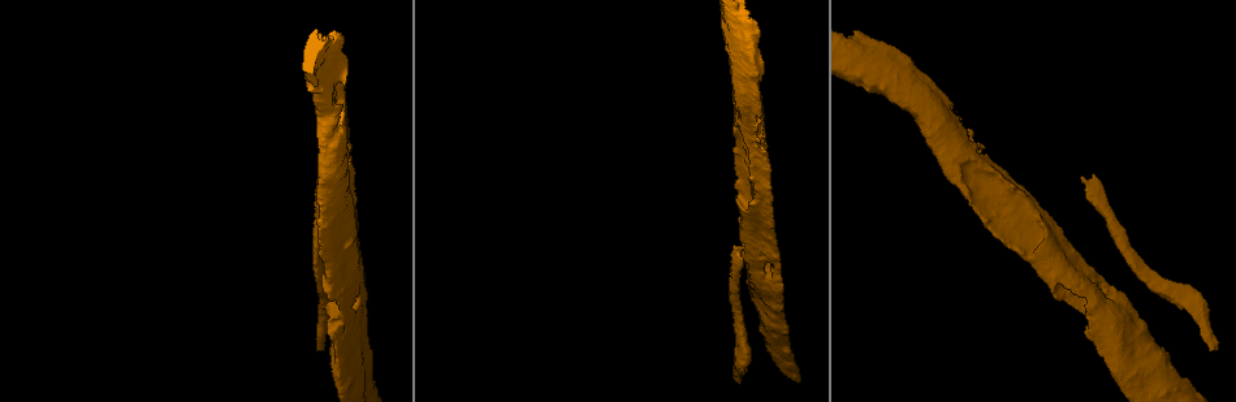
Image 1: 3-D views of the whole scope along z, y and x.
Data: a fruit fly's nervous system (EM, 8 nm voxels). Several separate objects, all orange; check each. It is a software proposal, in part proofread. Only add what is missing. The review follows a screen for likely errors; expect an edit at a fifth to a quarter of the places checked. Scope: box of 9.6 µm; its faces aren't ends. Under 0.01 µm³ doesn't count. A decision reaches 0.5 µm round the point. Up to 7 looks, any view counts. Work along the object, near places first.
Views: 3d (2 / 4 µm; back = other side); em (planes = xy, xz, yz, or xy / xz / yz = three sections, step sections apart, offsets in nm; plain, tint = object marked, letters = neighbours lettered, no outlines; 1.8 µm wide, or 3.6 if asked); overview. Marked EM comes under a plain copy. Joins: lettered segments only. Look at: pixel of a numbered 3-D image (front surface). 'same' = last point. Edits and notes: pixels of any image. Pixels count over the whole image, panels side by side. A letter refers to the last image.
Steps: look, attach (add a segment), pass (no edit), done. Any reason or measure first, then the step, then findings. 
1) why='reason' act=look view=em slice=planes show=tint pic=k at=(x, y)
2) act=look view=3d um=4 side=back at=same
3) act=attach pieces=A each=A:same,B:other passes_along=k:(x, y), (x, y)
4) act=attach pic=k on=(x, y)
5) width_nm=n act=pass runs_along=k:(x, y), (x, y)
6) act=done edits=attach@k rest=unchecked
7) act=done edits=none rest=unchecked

why='an open end' act=look view=3d um=2 pic=1 at=(1082, 178)

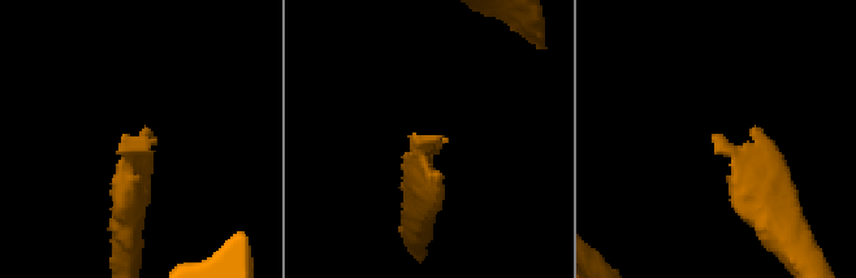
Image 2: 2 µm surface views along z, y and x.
why='shape alone is not enough' act=look view=em slice=planes show=letters pic=2 at=(146, 141)

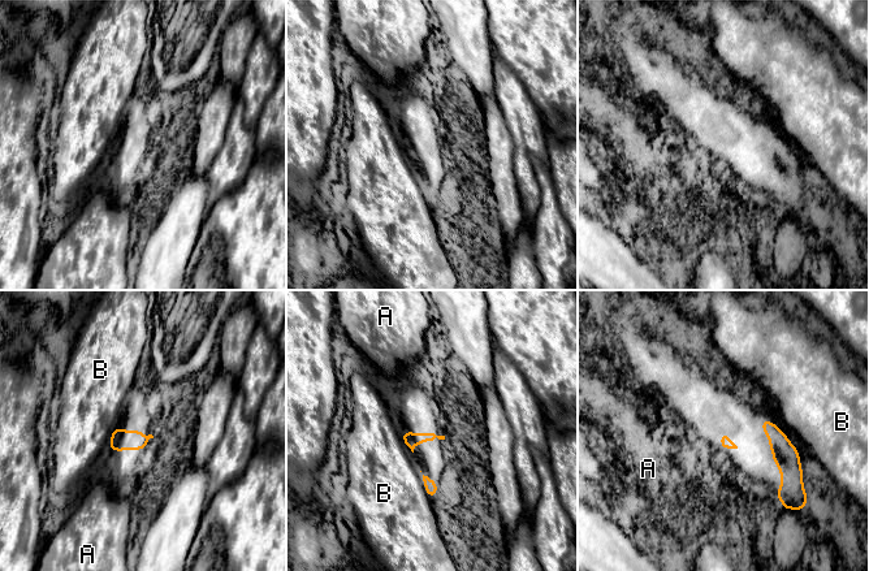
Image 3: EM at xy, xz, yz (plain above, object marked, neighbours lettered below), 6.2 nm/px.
longest_contact=B:170nm act=pass each=A:other,B:other found='none of them fits'

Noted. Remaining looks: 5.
why='free end' act=look view=em slice=planes show=letters pic=1 at=(966, 129)

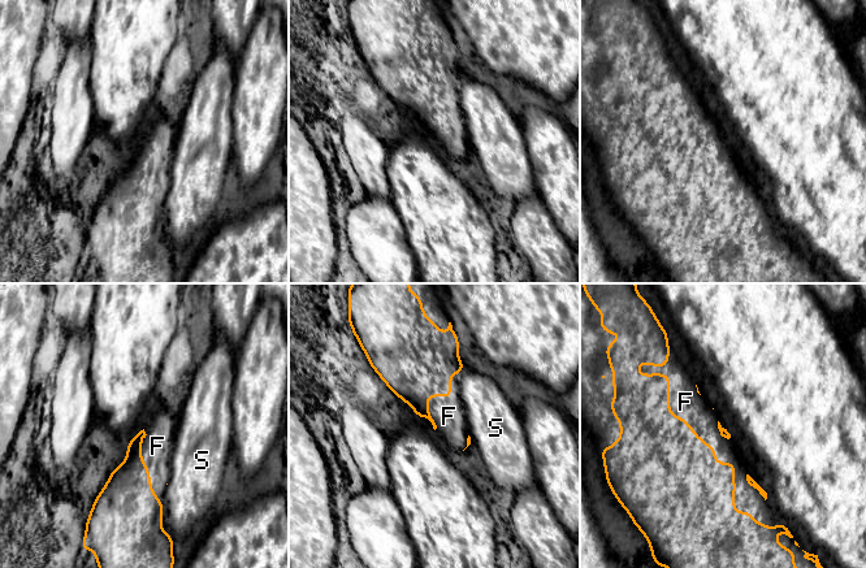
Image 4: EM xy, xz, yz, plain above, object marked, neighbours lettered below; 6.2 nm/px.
act=attach pieces=F each=F:same,S:other passes_along=4:(687, 480), (709, 446), (701, 417) found='the neuron continues'

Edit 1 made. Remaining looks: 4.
why='redraw' act=look view=overview

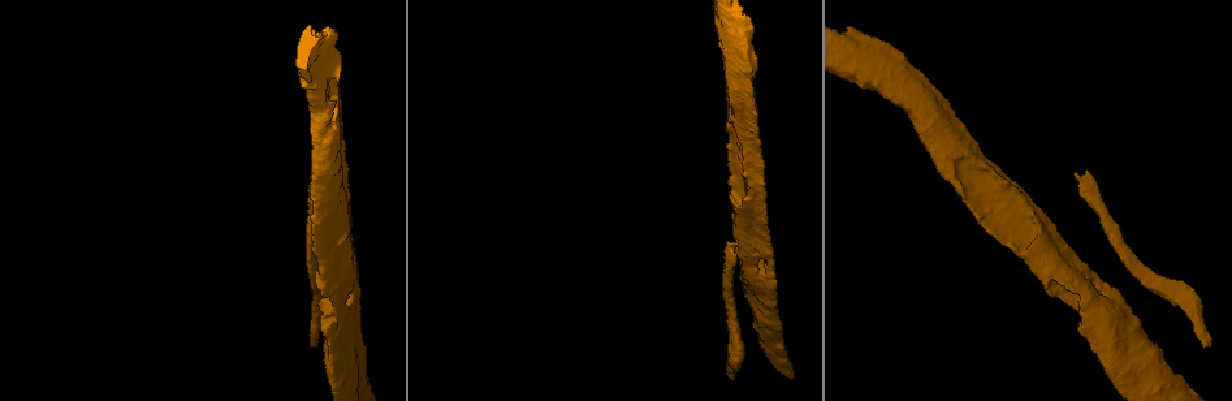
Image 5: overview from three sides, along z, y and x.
why='touches itself' act=look view=em slice=planes show=letters pic=5 at=(330, 37)

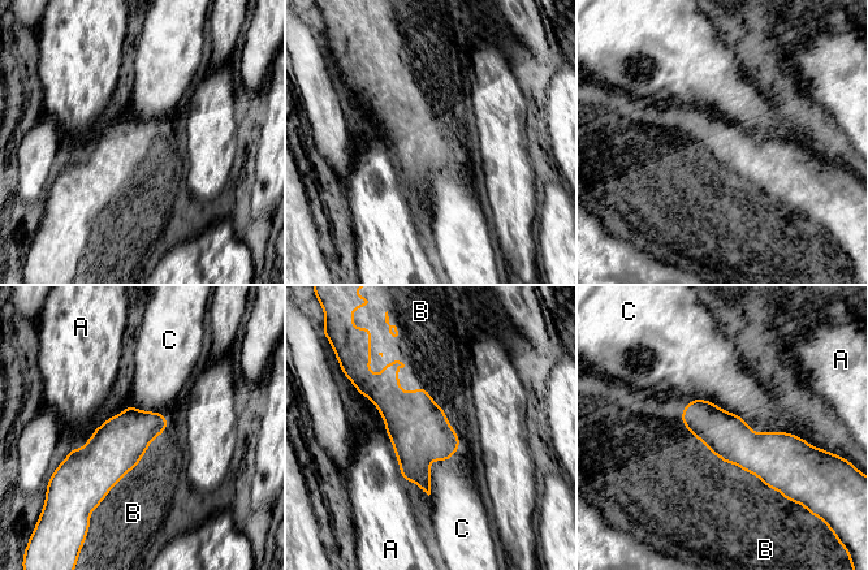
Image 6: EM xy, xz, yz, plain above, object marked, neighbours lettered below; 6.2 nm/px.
act=attach pieces=B each=A:other,B:same,C:other found='the neuron continues'

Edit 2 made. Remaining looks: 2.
act=done edits=attach@4,attach@6 rest=unchecked

